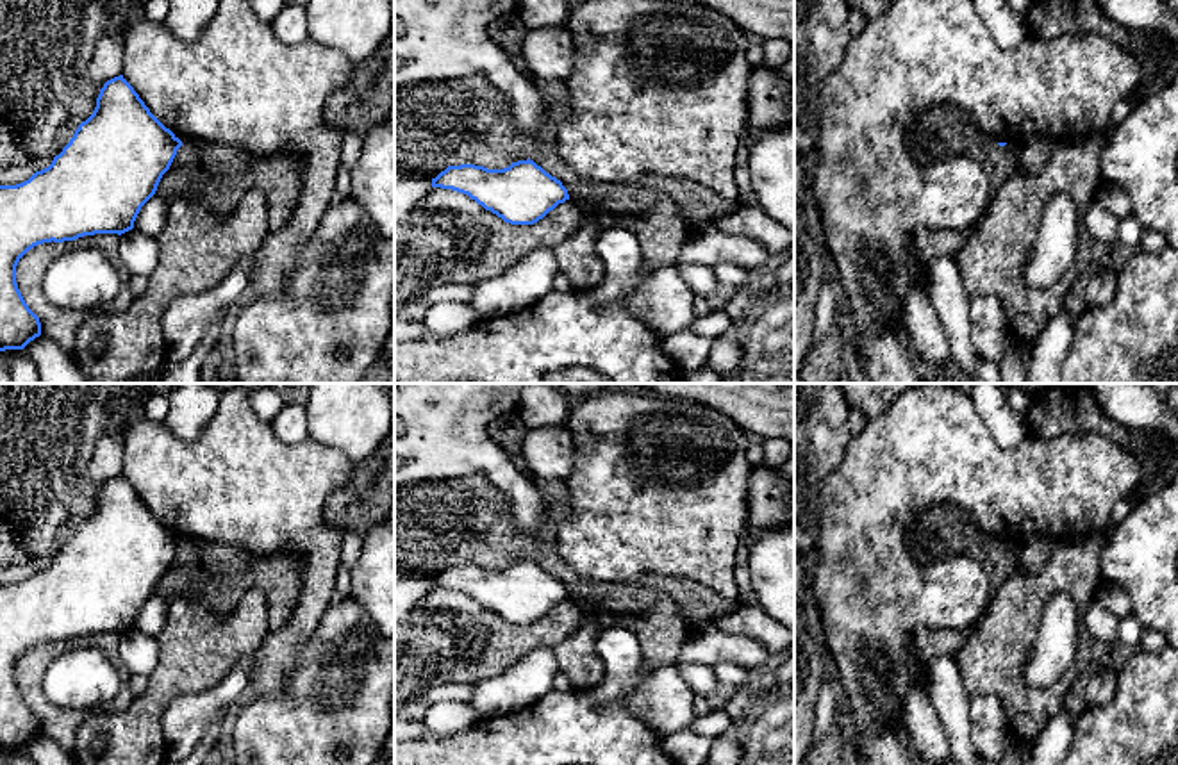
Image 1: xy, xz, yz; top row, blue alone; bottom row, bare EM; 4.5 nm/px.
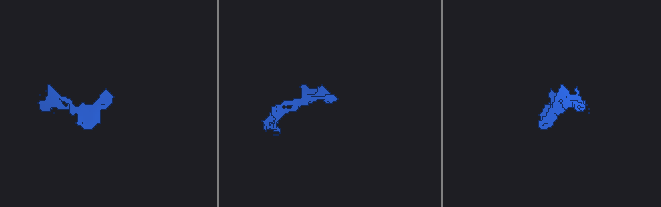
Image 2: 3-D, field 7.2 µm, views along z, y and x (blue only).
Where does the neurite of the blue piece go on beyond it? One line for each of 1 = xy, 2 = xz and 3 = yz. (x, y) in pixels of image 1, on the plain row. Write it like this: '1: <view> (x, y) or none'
1: none
2: none
3: none

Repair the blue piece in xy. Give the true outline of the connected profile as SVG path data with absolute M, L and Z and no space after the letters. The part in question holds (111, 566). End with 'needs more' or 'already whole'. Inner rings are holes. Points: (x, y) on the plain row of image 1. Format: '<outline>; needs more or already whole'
M114 476L104 483L93 514L79 524L70 542L52 563L16 585L0 585L0 751L23 749L41 735L39 717L25 703L18 683L20 658L37 644L75 640L95 633L125 633L134 628L141 606L155 594L182 540L166 528L145 505L134 487Z; already whole

